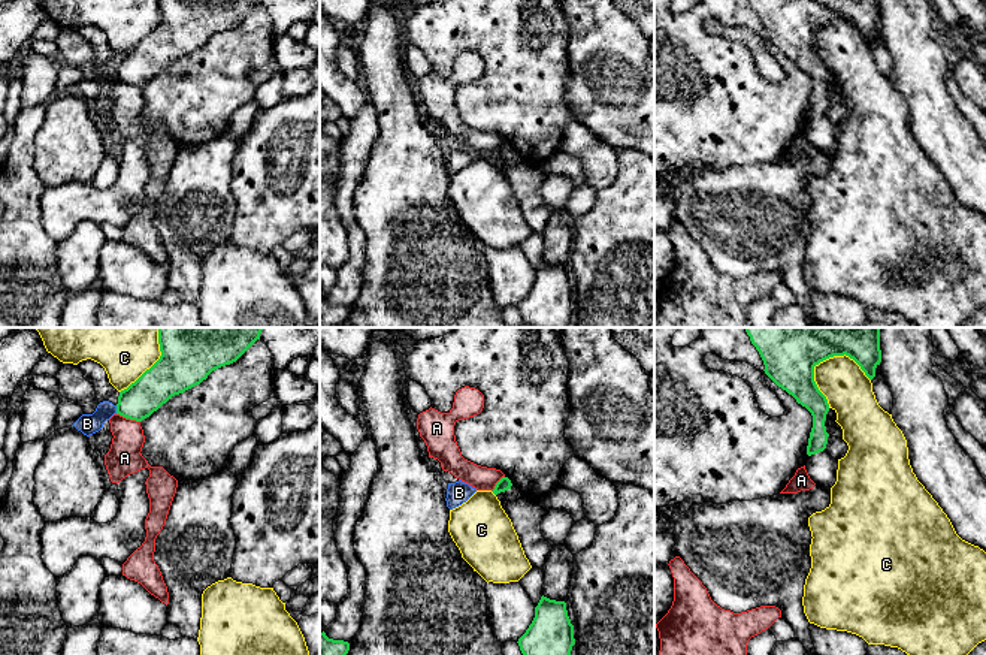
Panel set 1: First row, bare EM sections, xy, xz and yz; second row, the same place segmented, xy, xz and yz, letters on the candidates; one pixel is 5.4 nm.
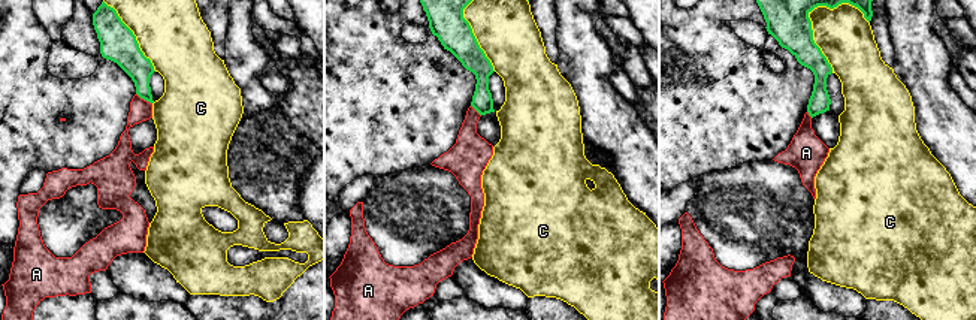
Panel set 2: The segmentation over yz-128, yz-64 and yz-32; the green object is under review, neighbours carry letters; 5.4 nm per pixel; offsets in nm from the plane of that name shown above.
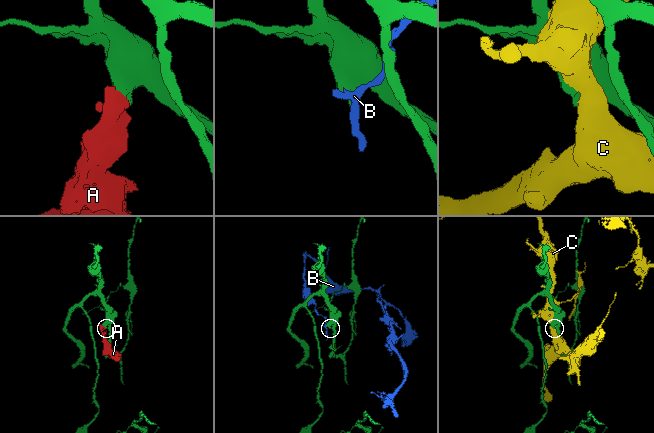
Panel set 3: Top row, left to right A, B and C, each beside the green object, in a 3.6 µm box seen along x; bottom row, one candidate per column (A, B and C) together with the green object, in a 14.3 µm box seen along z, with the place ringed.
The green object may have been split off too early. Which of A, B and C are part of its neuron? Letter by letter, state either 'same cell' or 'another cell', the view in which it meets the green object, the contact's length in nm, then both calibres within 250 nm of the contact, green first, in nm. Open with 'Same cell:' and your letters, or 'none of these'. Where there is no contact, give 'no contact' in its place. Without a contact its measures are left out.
Same cell: none of these
A: another cell; meets green in xy; contact 140 nm long; 200 nm thick on the green side, 190 nm on the other
B: another cell; meets green in xy; contact 50 nm long; 200 nm thick on the green side, 110 nm on the other
C: another cell; meets green in yz; contact 320 nm long; 220 nm thick on the green side, 240 nm on the other

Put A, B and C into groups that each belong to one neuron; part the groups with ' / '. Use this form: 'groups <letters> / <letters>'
groups A / B / C

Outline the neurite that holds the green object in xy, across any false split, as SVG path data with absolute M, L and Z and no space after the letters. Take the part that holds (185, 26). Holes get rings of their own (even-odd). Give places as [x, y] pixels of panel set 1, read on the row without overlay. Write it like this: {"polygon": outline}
{"polygon": "M158 0L161 21L120 57L117 79L142 87L172 61L236 27L260 0Z"}

